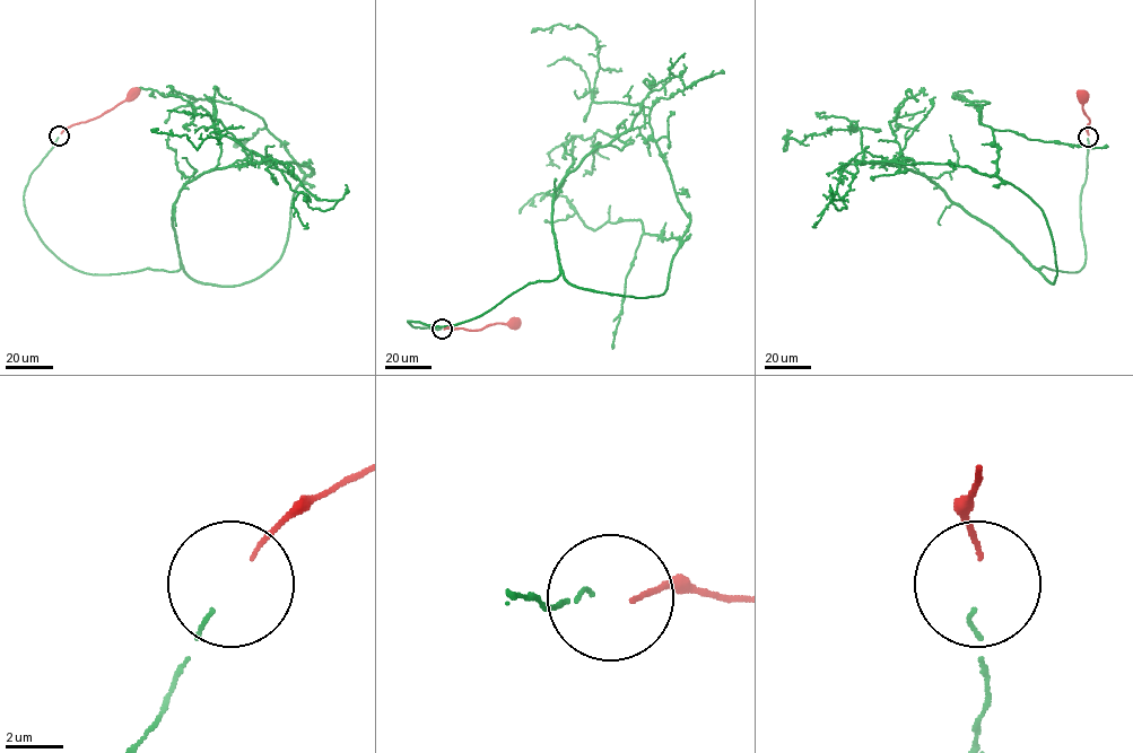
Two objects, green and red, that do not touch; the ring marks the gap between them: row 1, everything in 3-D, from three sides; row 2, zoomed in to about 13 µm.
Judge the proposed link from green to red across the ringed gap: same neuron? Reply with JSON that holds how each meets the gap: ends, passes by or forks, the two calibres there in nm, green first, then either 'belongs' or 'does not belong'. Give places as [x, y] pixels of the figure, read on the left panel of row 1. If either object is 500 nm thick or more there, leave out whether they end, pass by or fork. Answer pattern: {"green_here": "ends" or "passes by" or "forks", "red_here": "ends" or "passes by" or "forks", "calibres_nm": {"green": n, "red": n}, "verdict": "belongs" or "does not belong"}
{"green_here": "ends", "red_here": "ends", "calibres_nm": {"green": 130, "red": 140}, "verdict": "belongs"}

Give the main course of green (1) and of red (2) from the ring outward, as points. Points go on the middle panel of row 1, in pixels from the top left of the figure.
1: (441, 329), (407, 321), (475, 318), (560, 269), (576, 287), (662, 295), (690, 218), (648, 113), (721, 70)
2: (444, 329), (481, 330), (496, 323), (513, 322)

